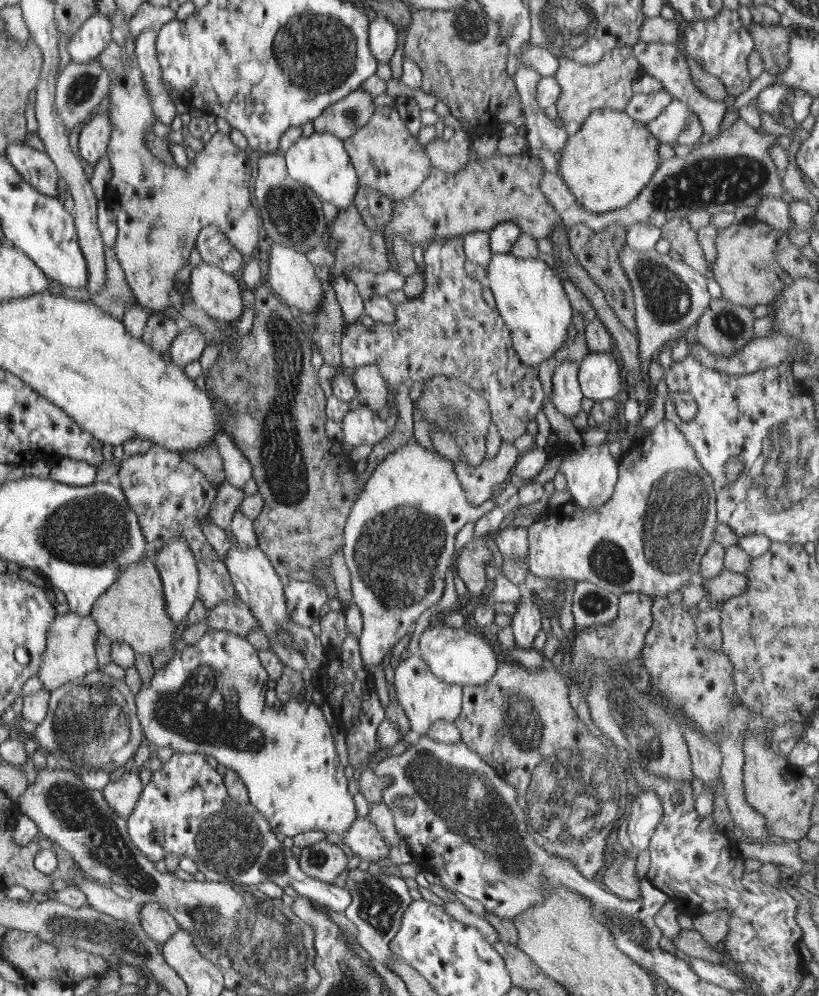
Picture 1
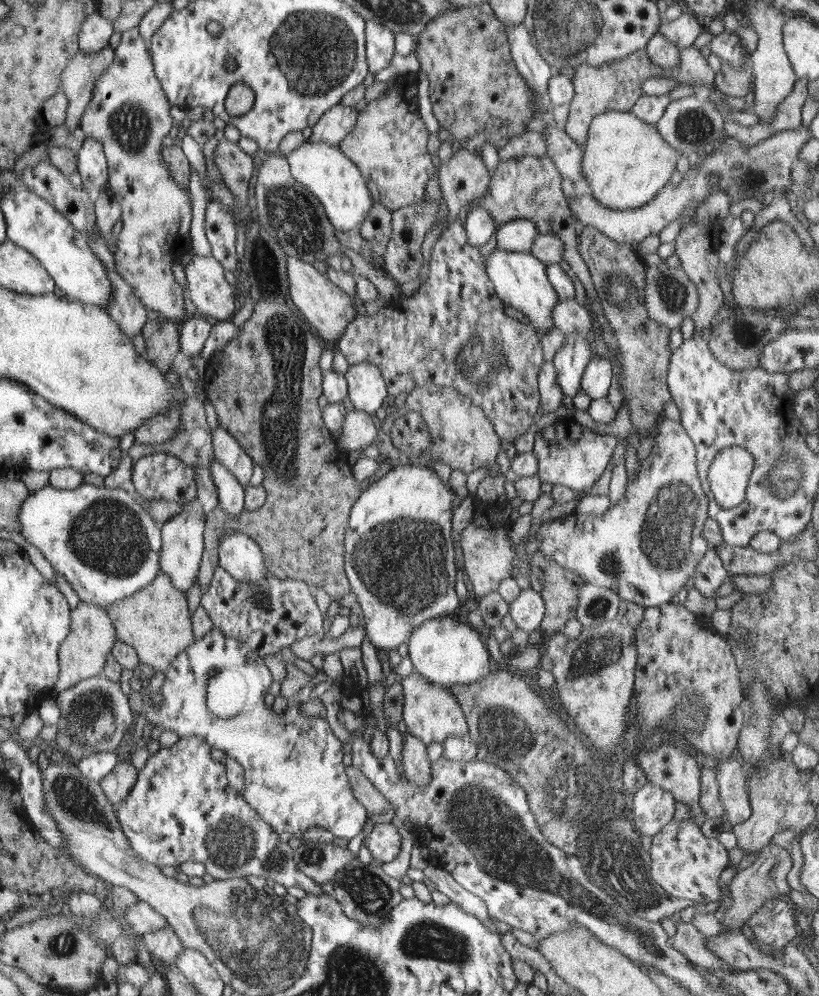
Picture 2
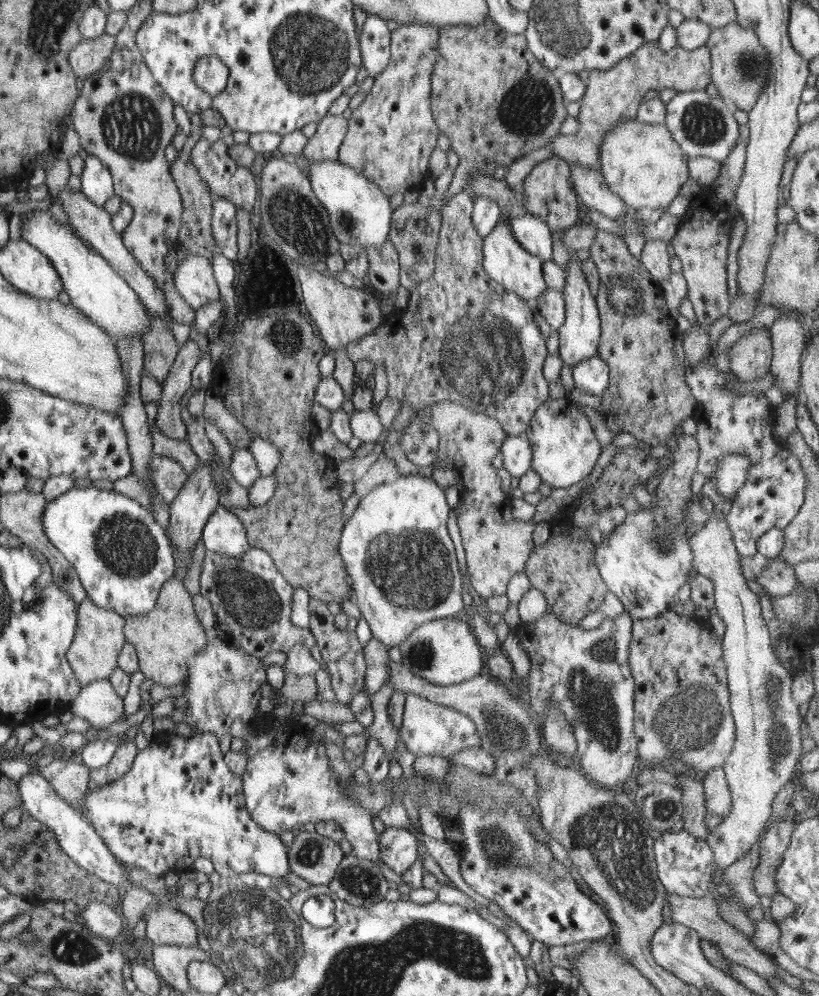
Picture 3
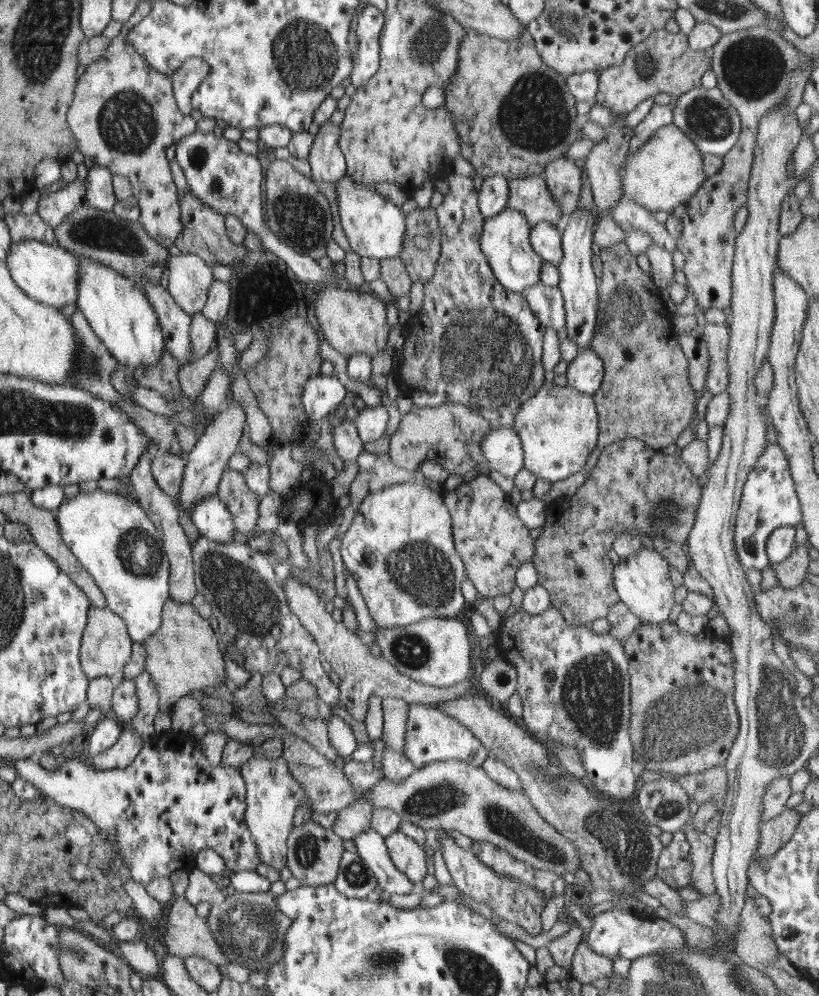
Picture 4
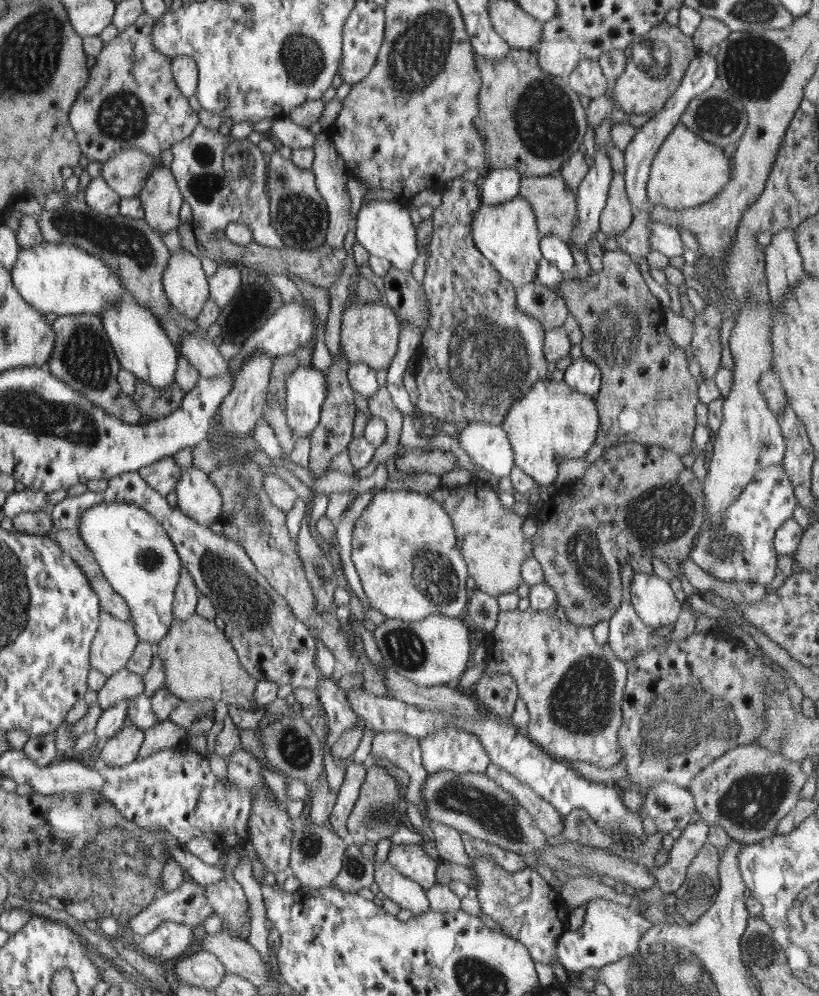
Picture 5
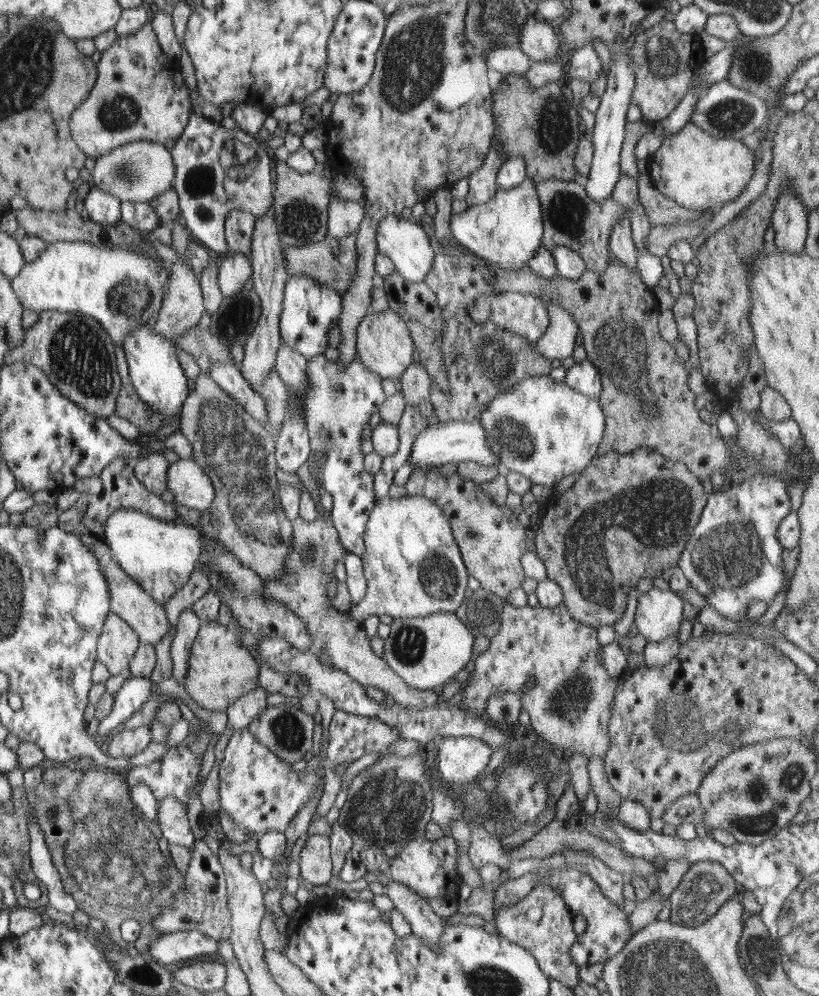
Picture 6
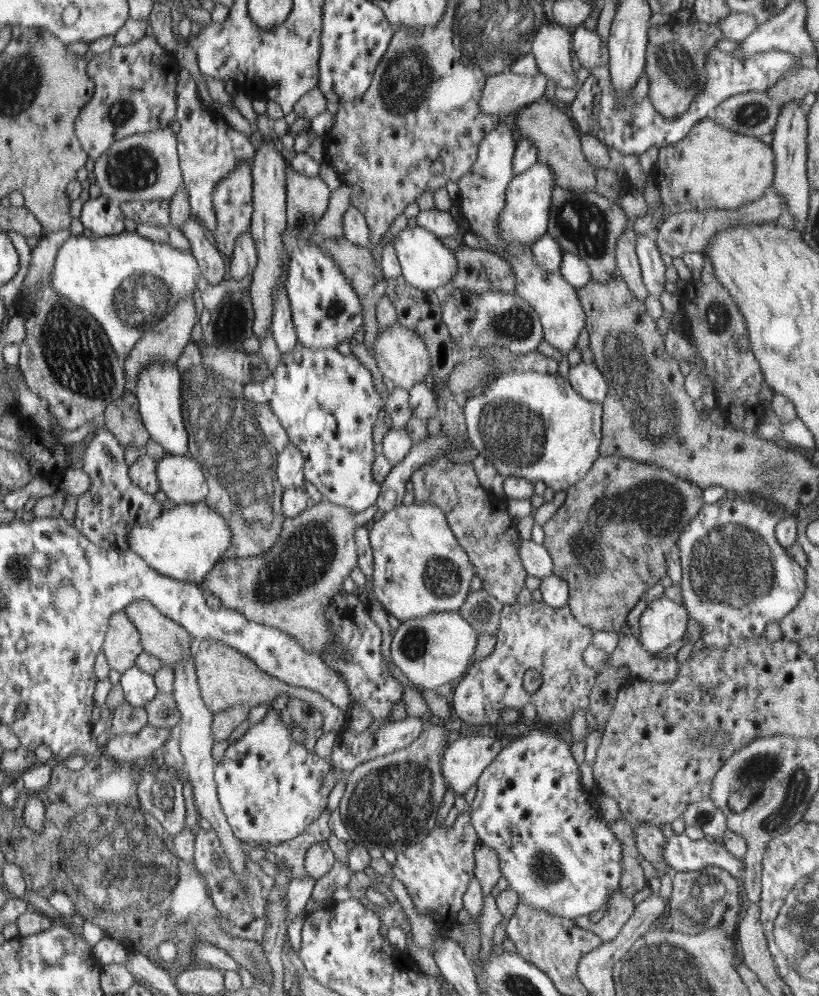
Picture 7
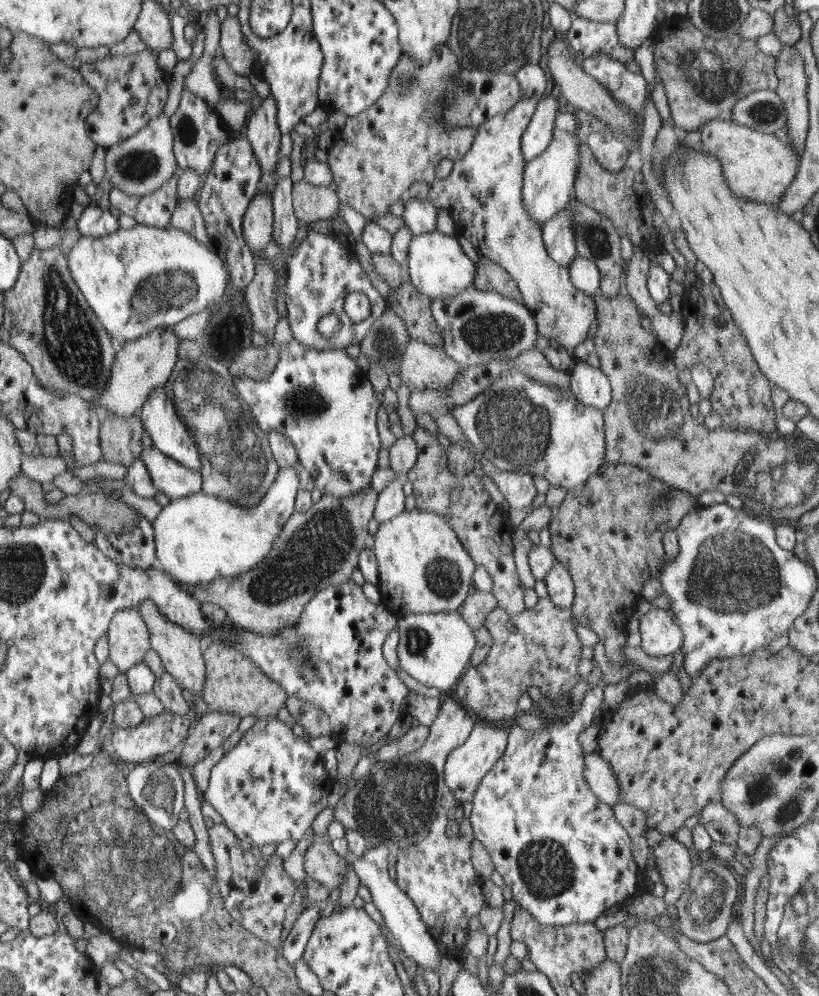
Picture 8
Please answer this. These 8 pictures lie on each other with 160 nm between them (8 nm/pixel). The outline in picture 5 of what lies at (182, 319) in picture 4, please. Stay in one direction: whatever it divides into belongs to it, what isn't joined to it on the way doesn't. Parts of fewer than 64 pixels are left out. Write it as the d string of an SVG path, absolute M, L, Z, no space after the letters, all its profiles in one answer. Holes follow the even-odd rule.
M187 332L178 346L178 355L186 357L202 377L222 376L229 370L229 362L218 351L217 341Z

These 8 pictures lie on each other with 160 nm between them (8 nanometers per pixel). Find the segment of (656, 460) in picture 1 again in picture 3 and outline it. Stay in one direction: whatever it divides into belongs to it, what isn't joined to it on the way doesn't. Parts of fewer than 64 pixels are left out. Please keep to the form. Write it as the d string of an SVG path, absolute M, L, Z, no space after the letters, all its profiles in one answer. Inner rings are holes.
M679 431L671 444L670 454L666 458L668 460L666 469L660 474L657 484L653 484L651 488L651 493L654 495L651 508L642 510L639 506L637 513L628 514L621 526L615 527L608 538L603 538L601 545L594 545L594 560L600 576L608 590L619 597L624 611L633 620L656 619L666 613L667 605L672 603L678 589L695 572L692 549L688 544L690 537L686 535L684 516L695 497L692 492L692 476L698 471L700 449L695 437Z

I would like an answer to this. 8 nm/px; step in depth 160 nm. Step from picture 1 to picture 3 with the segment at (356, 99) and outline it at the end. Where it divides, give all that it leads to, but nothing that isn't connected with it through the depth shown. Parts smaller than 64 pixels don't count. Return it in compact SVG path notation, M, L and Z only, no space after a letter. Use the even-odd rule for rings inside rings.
M327 115L318 123L316 134L308 140L303 156L319 162L319 160L337 160L339 148L347 137L348 120L344 115Z

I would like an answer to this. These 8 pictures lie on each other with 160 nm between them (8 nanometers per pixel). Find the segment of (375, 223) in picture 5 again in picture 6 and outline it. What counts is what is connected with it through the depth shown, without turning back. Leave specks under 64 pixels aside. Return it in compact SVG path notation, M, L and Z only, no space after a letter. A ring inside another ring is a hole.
M389 214L383 218L377 232L377 245L379 252L388 256L396 266L398 272L404 279L412 282L422 282L432 270L434 258L434 248L422 230L422 225L412 224L412 221L400 220L400 216Z

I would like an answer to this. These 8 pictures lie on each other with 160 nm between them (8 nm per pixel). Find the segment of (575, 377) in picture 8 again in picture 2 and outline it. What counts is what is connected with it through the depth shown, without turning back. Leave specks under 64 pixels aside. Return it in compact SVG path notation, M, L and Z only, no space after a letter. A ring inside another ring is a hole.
M593 353L590 362L584 369L581 378L581 389L591 398L604 398L608 394L608 388L612 386L614 366L606 358Z

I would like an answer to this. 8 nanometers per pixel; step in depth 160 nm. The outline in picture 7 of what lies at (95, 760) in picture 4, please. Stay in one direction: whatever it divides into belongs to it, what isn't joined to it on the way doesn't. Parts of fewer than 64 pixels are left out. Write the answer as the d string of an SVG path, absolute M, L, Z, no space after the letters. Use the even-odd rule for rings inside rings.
M146 725L138 734L111 733L111 738L106 742L107 753L120 762L126 761L131 766L136 759L144 760L152 756L154 750L164 746L170 736L170 728Z

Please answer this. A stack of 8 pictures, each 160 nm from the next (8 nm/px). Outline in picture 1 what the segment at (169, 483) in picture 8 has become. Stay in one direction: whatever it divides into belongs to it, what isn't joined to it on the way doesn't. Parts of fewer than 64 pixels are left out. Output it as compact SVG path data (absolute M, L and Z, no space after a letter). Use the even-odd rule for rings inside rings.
M233 541L232 548L223 563L231 573L237 596L258 620L260 630L266 633L274 653L278 655L282 664L298 672L322 669L327 664L324 646L320 646L321 640L318 640L310 629L296 625L289 619L290 615L286 614L286 604L284 604L285 590L282 590L282 582L274 572L274 566L267 554L259 548L248 548Z

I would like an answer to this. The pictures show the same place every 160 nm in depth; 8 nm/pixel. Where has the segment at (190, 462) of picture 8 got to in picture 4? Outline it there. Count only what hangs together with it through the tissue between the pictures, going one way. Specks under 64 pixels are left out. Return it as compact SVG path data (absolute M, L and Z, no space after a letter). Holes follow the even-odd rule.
M74 254L79 258L80 282L79 300L77 308L86 317L89 325L104 342L114 358L137 370L140 366L152 366L161 360L165 352L165 336L159 322L159 315L151 305L149 298L143 291L110 268L99 262L86 258L81 254Z

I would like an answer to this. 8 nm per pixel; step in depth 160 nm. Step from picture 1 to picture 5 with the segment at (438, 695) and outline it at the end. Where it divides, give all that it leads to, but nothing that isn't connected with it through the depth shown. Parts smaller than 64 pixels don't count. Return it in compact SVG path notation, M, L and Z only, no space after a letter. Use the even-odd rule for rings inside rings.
M456 725L447 726L439 732L433 732L429 736L420 738L421 763L427 770L427 774L441 772L441 770L451 770L452 772L486 772L490 765L490 757L479 741L477 731L472 731L468 727L458 728Z

